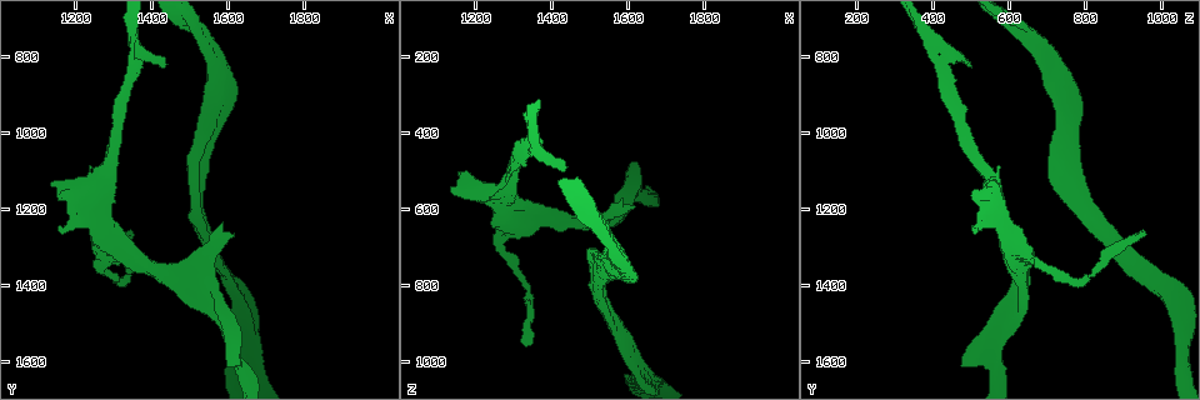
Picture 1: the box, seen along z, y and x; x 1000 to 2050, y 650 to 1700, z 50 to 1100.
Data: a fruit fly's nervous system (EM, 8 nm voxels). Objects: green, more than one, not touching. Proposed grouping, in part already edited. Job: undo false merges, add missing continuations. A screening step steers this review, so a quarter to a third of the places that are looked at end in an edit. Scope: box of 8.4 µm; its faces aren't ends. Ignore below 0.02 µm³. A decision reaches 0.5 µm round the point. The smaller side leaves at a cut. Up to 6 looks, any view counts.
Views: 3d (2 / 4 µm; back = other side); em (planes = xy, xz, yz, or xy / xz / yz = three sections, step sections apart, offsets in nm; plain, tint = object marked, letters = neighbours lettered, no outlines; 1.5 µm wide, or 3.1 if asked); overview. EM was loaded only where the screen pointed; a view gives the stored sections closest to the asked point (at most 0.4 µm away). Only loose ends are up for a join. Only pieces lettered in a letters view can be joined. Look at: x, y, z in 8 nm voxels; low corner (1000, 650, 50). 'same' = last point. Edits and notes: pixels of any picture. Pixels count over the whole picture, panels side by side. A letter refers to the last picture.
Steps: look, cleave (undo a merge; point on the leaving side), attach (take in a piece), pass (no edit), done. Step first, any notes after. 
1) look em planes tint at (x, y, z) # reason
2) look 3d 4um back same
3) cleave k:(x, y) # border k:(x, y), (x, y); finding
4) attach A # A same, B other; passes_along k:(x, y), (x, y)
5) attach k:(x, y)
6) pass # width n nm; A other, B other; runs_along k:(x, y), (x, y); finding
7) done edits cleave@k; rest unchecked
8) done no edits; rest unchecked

look em planes tint at (1605, 1595, 1030) # thick end

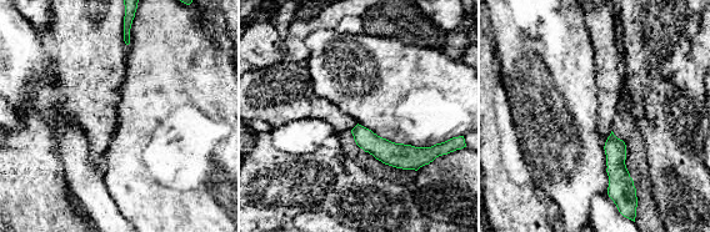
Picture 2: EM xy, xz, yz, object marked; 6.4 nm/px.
look em planes letters same # what lies round it

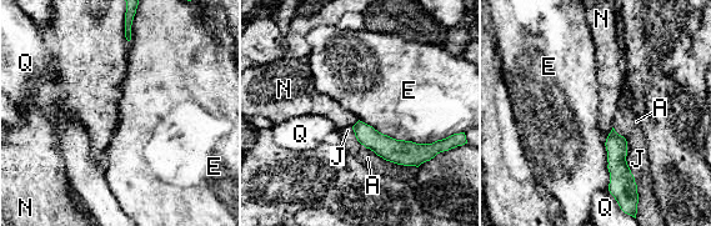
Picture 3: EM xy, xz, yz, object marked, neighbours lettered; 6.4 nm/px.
pass # A other, E other, J other, N other, Q other; border 3:(359, 119), (396, 139), (442, 139); no lettered piece goes on from it

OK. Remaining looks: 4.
look em planes letters at (1345, 1265, 955) # tapers out

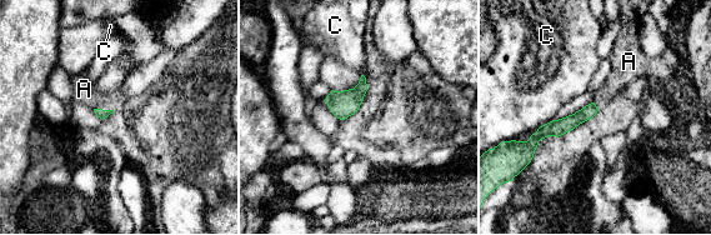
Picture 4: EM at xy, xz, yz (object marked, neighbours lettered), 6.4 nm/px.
attach A # A same, C other; passes_along 4:(100, 113), (104, 110), (84, 89); it goes on there

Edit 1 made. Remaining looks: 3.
done edits attach@4; rest unchecked

